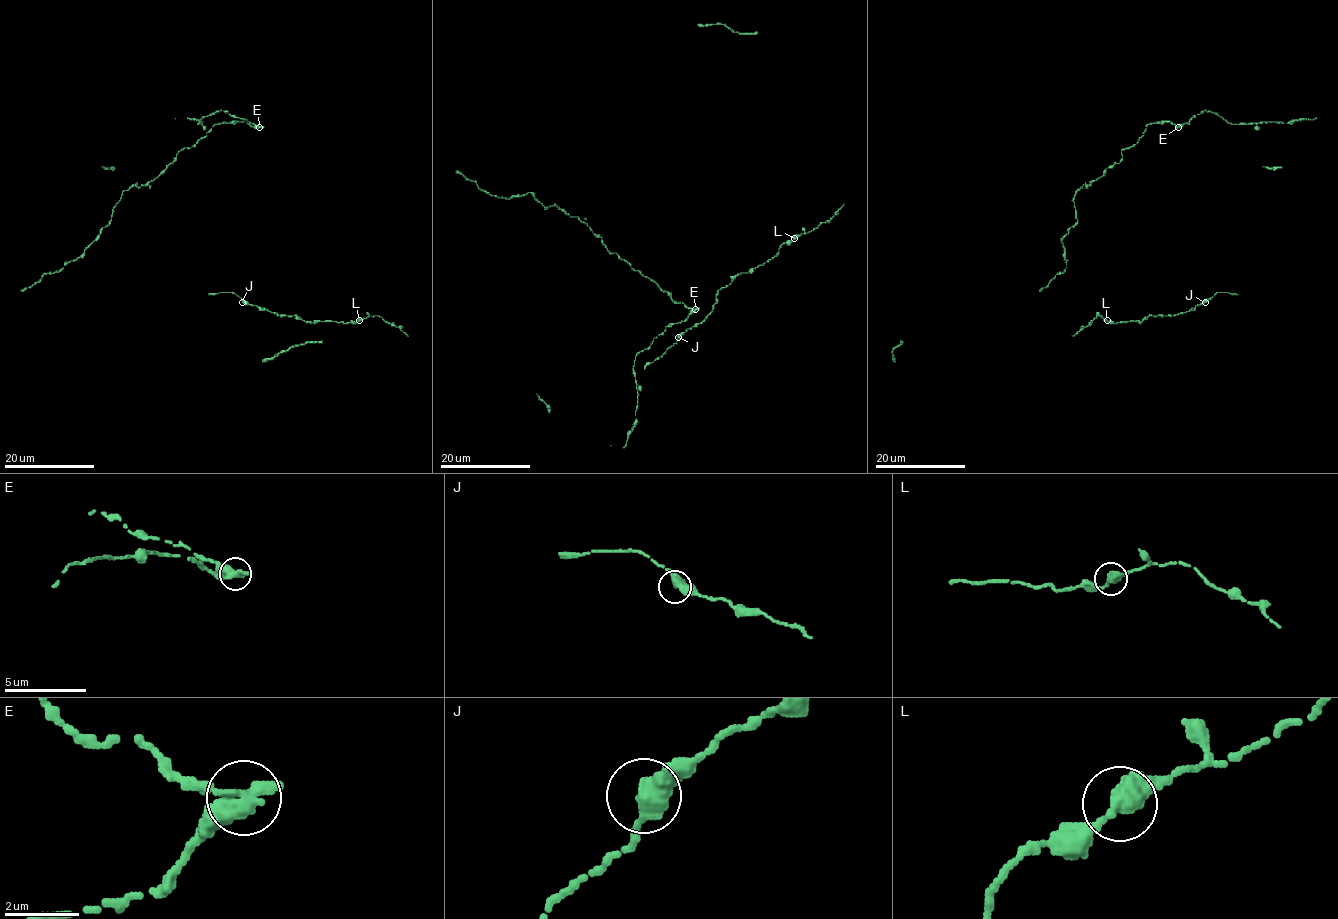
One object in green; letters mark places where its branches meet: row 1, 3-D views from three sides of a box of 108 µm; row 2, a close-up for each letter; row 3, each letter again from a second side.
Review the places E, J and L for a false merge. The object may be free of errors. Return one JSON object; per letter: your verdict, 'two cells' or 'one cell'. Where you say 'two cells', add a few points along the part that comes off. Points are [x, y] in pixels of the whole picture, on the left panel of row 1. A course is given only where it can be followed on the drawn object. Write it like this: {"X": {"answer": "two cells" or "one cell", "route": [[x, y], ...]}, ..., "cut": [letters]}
{"E": {"answer": "two cells"}, "J": {"answer": "one cell"}, "L": {"answer": "one cell"}, "cut": ["E"]}

